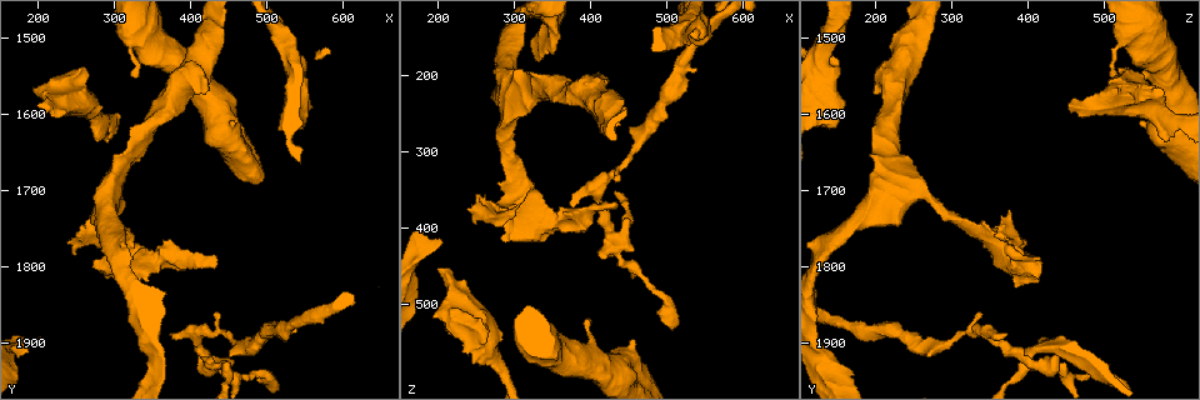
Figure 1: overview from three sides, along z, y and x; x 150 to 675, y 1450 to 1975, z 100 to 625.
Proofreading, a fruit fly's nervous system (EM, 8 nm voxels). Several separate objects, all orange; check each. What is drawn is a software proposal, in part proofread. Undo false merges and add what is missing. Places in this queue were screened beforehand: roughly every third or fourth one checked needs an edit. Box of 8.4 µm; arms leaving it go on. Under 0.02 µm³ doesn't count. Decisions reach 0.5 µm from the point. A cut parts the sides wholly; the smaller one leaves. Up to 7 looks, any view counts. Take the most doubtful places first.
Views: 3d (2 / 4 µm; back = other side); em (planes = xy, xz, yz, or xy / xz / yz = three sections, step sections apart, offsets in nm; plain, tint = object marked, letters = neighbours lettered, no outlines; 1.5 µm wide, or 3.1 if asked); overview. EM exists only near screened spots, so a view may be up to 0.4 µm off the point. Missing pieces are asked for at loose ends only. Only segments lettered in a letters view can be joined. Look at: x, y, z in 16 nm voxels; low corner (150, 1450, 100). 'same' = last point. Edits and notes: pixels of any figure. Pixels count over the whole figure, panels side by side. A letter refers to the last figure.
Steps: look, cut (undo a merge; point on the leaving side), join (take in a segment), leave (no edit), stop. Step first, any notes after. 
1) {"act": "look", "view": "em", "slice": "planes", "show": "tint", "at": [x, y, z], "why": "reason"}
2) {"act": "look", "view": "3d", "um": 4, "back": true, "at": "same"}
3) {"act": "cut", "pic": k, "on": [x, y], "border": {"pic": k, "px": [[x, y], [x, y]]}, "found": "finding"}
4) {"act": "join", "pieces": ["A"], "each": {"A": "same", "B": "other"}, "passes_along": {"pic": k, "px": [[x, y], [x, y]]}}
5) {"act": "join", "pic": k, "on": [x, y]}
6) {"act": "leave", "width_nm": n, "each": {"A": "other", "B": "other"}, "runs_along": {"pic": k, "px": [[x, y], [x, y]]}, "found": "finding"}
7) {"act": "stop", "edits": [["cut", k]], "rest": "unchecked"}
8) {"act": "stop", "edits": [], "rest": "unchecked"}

{"act": "look", "view": "3d", "um": 2, "at": [200, 1900, 415], "why": "free end"}

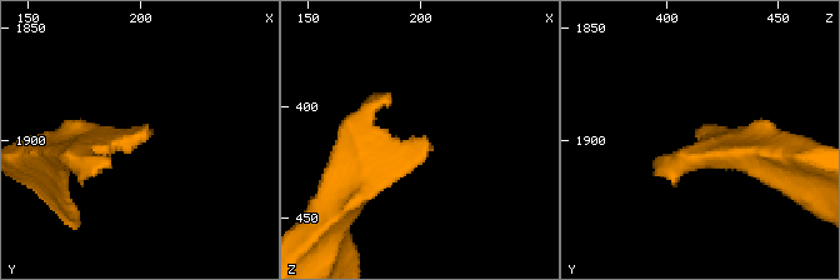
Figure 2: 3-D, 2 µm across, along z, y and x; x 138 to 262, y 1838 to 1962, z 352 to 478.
{"act": "look", "view": "em", "slice": "xy", "step": 8, "show": "letters", "at": [202, 1895, 412]}

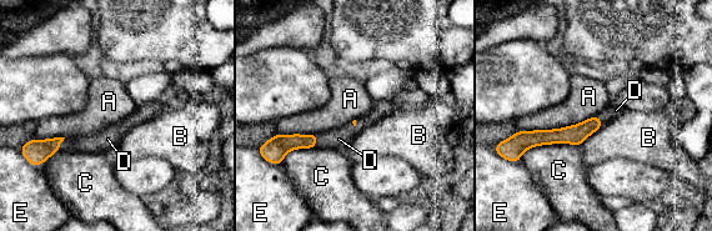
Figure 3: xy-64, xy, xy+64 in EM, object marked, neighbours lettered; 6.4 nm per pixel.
{"act": "look", "view": "em", "slice": "planes", "show": "letters", "at": "same"}

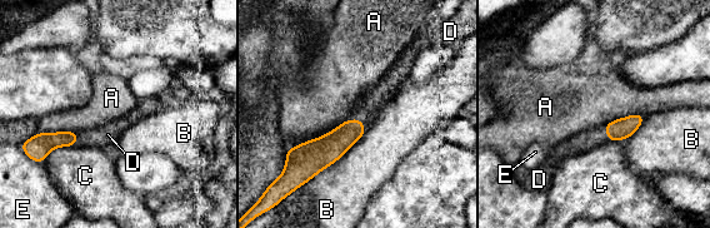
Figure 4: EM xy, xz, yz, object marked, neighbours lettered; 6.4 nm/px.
{"act": "join", "pieces": ["D"], "each": {"A": "other", "B": "other", "C": "other", "D": "same", "E": "other"}, "passes_along": {"pic": 4, "px": [[333, 145], [358, 118], [366, 108]]}, "found": "the cell continues"}

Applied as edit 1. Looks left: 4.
{"act": "look", "view": "overview"}

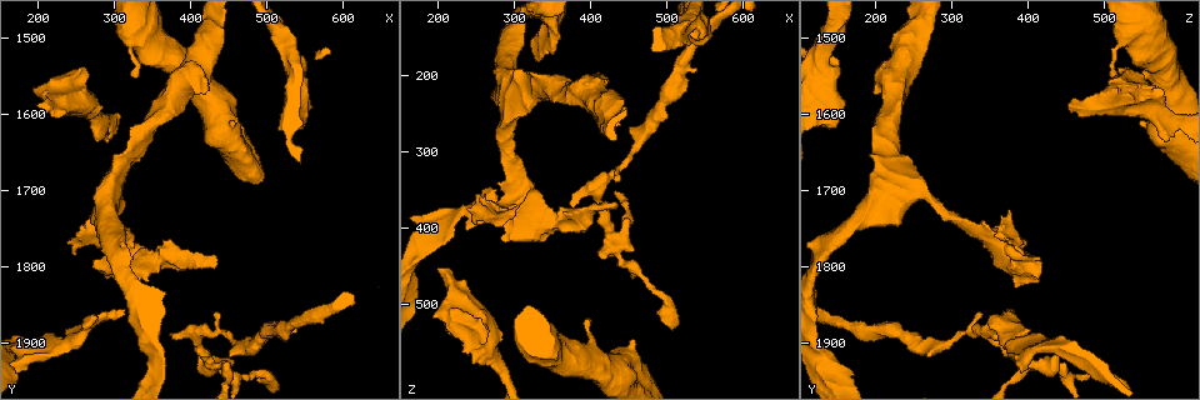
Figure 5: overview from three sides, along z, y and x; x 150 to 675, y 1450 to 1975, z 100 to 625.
{"act": "look", "view": "3d", "um": 4, "at": [420, 1925, 405], "why": "two arms in line, one across"}

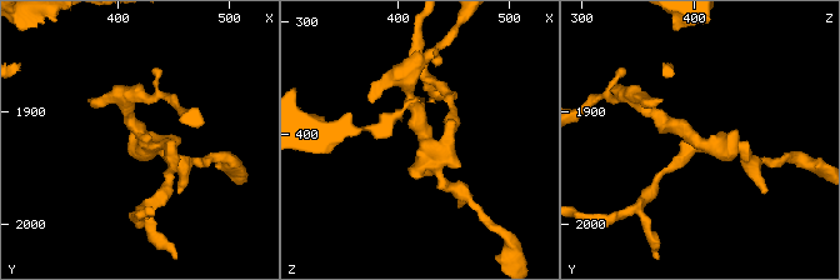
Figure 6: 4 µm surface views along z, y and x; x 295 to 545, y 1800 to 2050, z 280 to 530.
{"act": "look", "view": "em", "slice": "planes", "show": "tint", "at": [422, 1926, 408], "arms": 3, "why": "shape alone is not enough"}

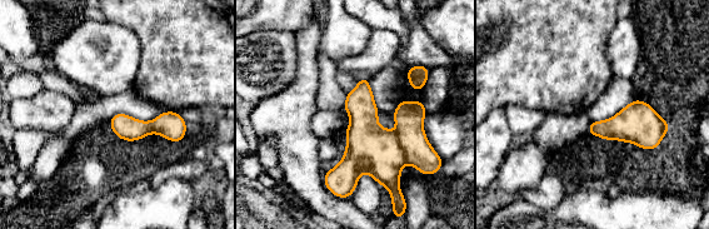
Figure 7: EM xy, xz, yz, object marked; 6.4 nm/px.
{"act": "look", "view": "em", "slice": "planes", "show": "letters", "at": "same"}

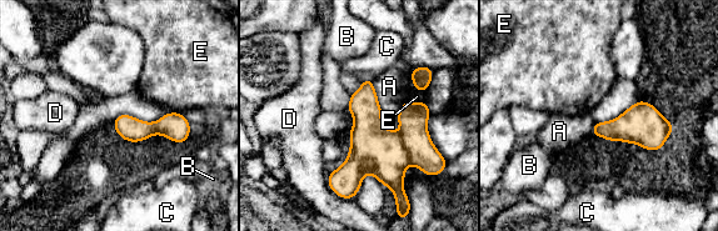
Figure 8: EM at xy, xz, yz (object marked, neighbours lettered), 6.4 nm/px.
{"act": "cut", "pic": 8, "on": [413, 117], "each": {"A": "other", "B": "other", "C": "other", "D": "other", "E": "other"}, "border": {"pic": 8, "px": [[399, 134], [410, 162]]}, "found": "two cells meet here"}

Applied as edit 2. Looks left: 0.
{"act": "stop", "edits": [["join", 4], ["cut", 8]], "rest": "unchecked"}

